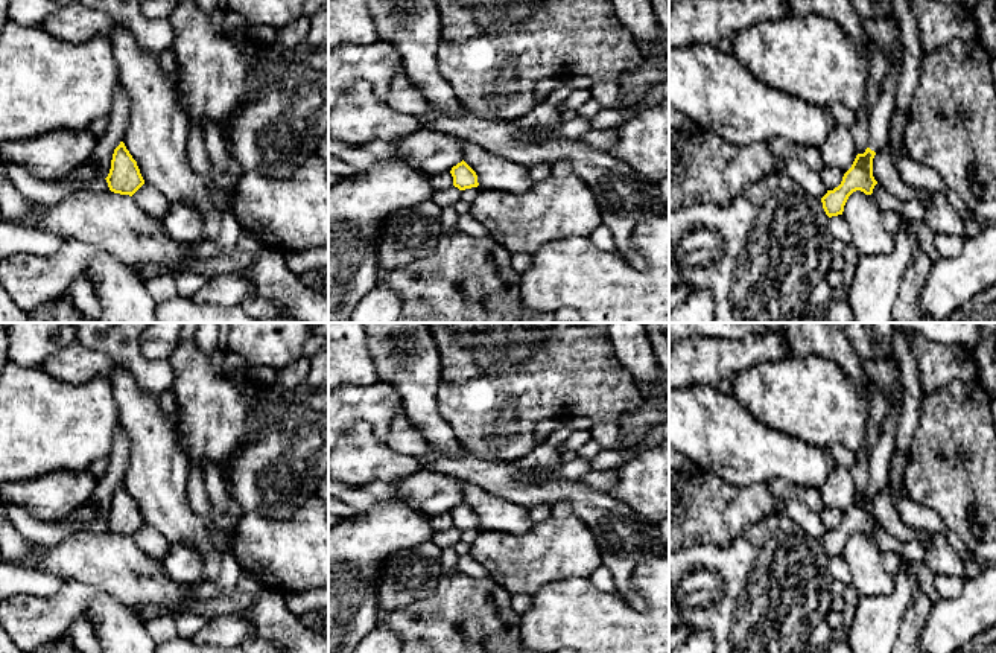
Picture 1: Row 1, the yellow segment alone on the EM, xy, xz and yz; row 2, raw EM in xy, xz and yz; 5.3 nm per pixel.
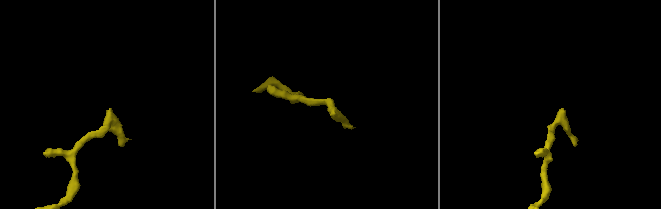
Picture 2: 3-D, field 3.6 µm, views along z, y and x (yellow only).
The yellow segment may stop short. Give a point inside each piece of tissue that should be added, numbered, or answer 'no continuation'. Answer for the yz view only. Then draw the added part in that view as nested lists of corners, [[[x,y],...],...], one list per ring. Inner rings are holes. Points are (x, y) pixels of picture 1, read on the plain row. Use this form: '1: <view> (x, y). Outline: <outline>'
1: yz (884, 372). Outline: [[[891,358],[874,361],[862,361],[865,376],[870,382],[876,382],[890,399],[890,413],[882,425],[880,437],[868,455],[868,483],[867,489],[877,493],[890,478],[890,464],[896,448],[896,426],[899,417],[899,405],[902,399],[900,368]]]

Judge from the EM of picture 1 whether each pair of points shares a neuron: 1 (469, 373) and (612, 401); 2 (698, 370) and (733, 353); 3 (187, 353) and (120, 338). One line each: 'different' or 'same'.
1: same
2: same
3: different

